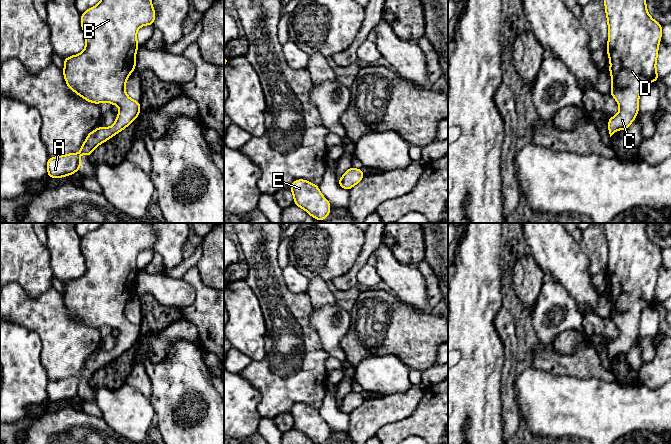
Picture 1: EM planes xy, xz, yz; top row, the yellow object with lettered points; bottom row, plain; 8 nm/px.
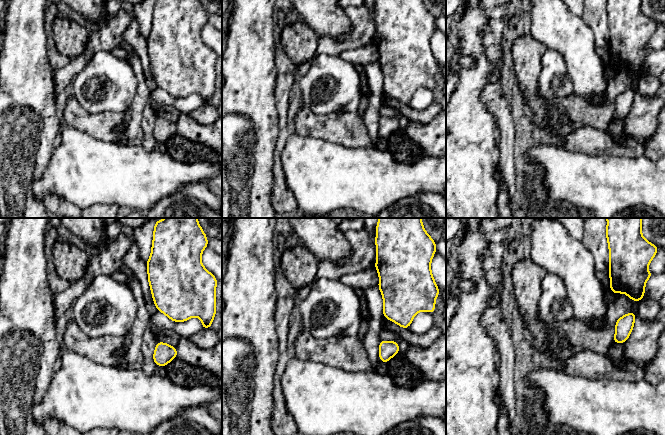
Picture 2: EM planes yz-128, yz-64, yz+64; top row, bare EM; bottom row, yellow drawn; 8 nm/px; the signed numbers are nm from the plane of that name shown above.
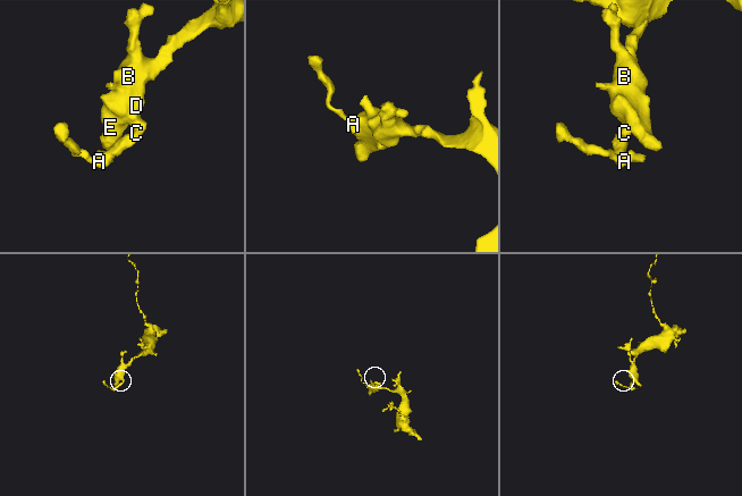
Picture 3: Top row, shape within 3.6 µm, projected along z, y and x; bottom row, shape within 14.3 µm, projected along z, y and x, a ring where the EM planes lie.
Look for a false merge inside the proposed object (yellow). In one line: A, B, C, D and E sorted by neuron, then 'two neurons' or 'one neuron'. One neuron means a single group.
groups A B C D E; one neuron

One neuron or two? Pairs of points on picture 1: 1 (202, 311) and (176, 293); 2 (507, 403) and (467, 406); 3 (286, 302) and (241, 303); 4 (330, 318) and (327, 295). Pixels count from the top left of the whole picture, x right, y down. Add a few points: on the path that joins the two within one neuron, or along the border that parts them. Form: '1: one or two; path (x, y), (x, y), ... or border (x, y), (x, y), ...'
1: two; border (185, 281), (194, 289), (195, 299), (179, 309)
2: two; border (500, 380), (500, 404), (503, 427)
3: two; border (247, 283), (258, 300), (266, 326)
4: two; border (335, 303), (313, 309)

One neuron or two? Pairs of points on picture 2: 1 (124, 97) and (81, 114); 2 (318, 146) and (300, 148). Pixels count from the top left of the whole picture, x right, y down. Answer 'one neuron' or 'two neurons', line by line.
1: two neurons
2: one neuron

